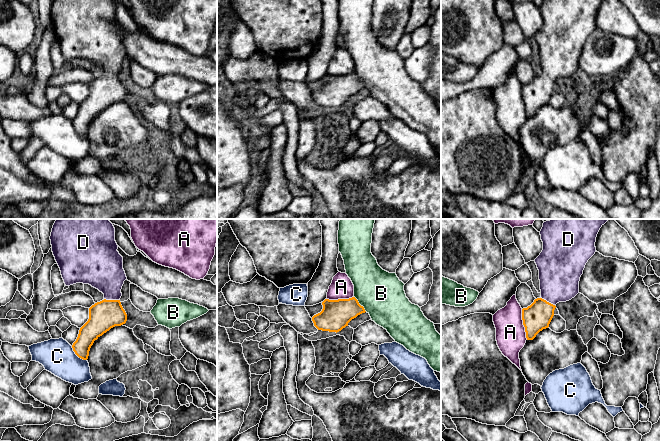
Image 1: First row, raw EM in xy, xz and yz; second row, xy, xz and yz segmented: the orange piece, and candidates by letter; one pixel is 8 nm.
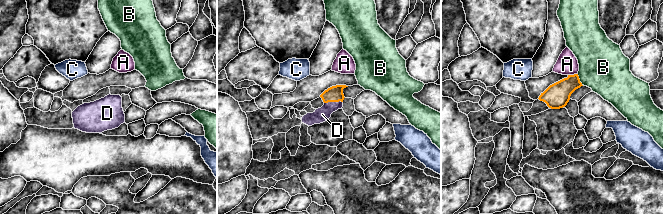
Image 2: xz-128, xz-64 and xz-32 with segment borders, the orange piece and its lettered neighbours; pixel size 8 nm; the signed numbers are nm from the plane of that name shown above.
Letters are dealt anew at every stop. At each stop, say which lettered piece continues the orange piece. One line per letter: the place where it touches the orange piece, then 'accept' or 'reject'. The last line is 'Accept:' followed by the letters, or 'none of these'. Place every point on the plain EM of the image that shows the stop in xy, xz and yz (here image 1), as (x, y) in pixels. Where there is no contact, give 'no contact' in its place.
A: contact yz (523, 100); reject
B: contact xz (359, 80); reject
C: contact xy (77, 131); reject
D: contact xy (112, 76); accept
Accept: D

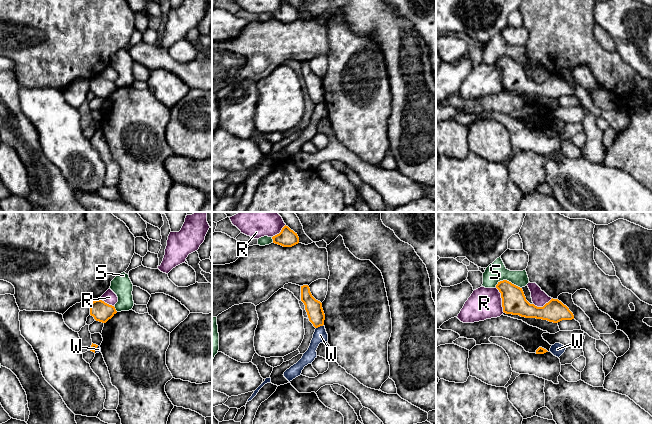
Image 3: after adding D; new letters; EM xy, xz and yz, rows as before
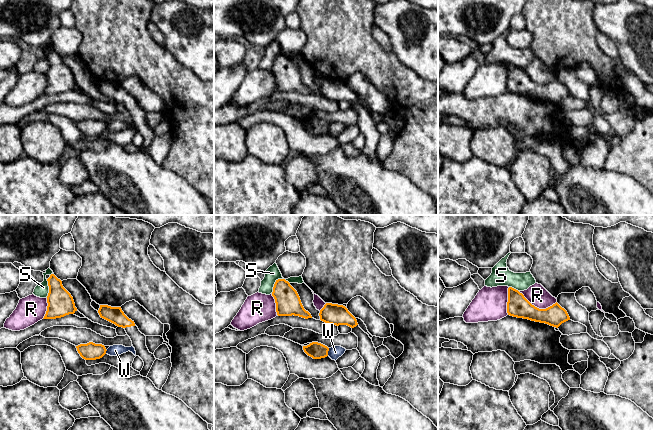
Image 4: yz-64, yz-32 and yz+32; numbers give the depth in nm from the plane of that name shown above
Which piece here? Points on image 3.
R: contact yz (502, 76); reject
S: contact yz (508, 57); reject
W: contact xz (319, 102); reject
Accept: none of these

